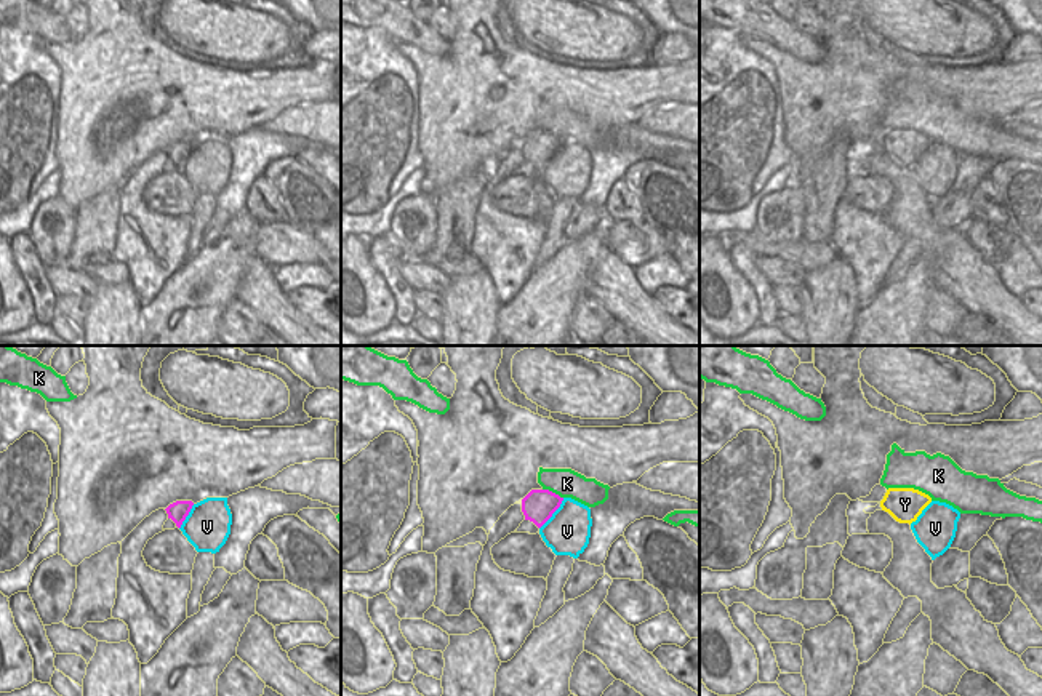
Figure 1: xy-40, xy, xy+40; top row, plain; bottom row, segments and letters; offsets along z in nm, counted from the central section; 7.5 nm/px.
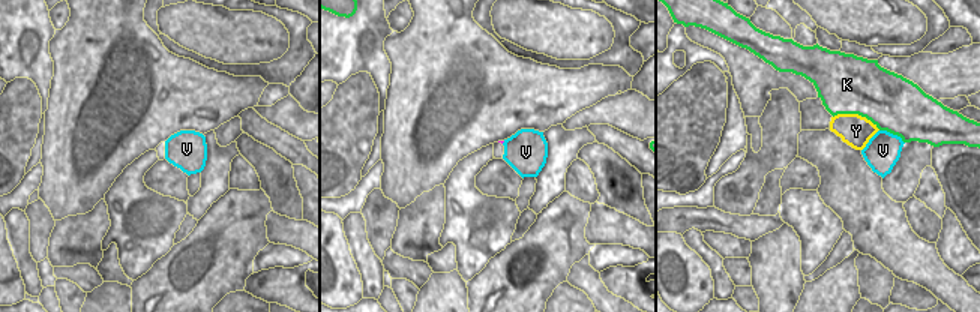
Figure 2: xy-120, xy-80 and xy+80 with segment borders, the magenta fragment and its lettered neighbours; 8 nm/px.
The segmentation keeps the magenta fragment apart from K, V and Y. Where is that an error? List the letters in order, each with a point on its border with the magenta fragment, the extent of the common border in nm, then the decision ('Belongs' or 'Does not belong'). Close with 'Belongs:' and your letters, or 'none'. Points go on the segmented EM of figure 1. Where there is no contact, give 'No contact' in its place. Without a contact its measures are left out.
K: Touches magenta at xy (553, 493). Shared border 170 nm. Does not belong
V: Touches magenta at xy (553, 512). Shared border 300 nm. Does not belong
Y: No contact. Does not belong
Belongs: none

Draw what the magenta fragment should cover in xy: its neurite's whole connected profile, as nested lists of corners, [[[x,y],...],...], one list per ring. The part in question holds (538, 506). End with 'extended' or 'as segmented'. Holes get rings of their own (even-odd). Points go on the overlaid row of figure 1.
[[[531,490],[522,499],[522,512],[525,520],[530,520],[541,528],[560,507],[562,501],[563,498],[549,490]]] | as segmented

